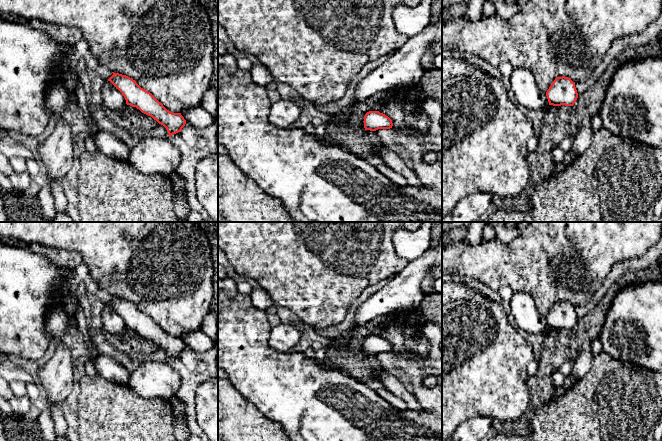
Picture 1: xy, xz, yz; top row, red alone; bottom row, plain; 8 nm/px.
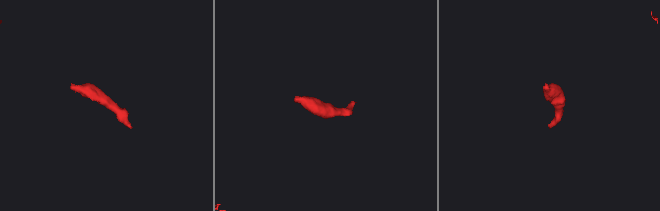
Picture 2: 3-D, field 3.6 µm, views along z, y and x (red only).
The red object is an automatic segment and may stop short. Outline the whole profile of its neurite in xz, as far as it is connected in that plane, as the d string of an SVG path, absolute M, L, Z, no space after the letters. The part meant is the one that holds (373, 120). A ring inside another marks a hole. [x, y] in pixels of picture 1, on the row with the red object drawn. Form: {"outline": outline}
{"outline": "M369 111L364 116L365 130L376 131L378 129L390 129L393 126L392 120L379 111Z"}

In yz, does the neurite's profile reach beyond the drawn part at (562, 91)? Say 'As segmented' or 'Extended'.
As segmented

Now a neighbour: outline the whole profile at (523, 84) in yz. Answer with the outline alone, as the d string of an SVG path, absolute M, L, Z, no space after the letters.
M514 68L509 80L520 106L528 110L547 109L549 107L546 93L538 88L532 72L524 68Z

